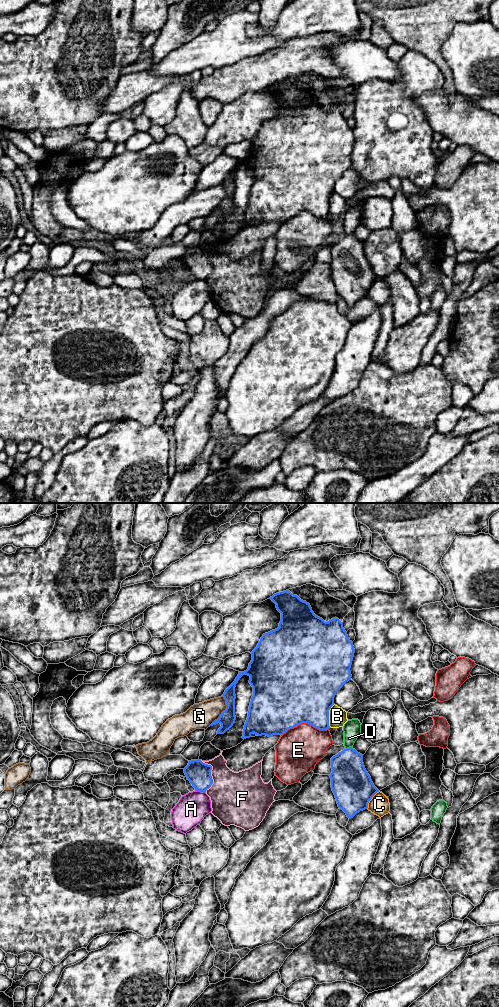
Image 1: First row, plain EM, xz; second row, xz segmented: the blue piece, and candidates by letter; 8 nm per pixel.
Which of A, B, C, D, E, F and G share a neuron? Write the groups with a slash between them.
A / B / C / D / E / F / G

